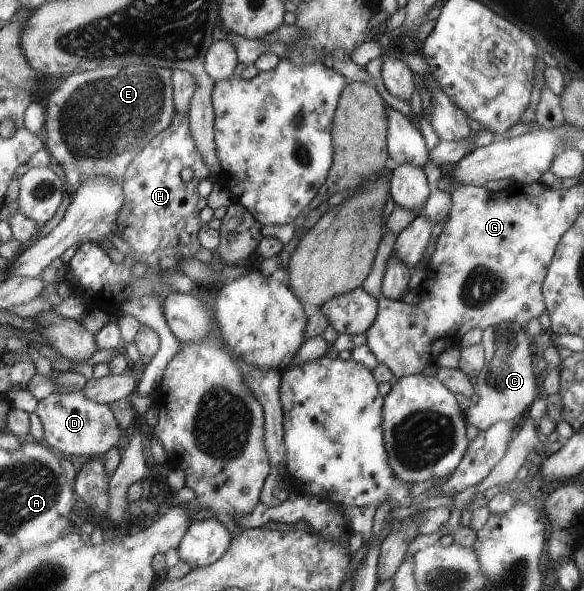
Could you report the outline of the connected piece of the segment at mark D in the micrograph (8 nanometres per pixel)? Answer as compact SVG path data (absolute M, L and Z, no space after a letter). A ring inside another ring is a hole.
M55 391L51 395L43 398L37 403L35 413L39 415L44 423L45 437L43 441L51 448L58 449L63 455L81 455L81 457L97 457L107 453L111 447L115 447L121 437L123 428L119 425L119 420L114 414L113 408L107 404L101 404L88 398L83 392L63 392Z

